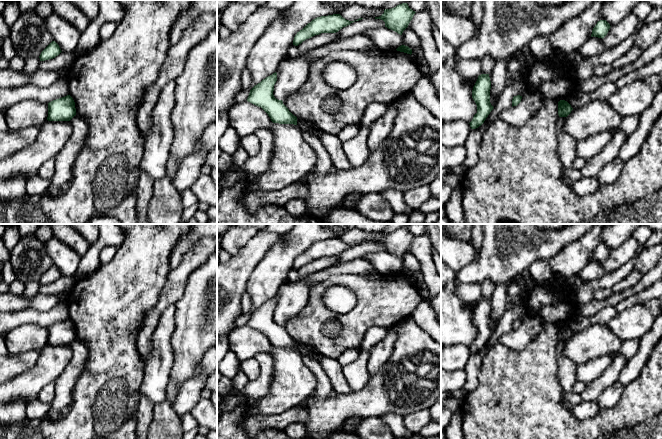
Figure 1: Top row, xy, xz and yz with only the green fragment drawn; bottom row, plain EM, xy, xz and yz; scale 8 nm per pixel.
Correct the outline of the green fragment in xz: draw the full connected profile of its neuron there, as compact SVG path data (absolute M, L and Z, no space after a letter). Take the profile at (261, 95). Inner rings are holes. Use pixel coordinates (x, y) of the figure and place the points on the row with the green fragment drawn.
M275 72L250 90L247 101L261 107L273 123L297 125L297 117L289 111L282 100L276 99L273 95L276 81Z

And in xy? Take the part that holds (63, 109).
M70 95L48 103L48 121L70 121L75 115L75 102Z

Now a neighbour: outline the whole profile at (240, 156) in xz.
M239 147L232 155L233 166L243 169L243 166L250 156L243 147Z

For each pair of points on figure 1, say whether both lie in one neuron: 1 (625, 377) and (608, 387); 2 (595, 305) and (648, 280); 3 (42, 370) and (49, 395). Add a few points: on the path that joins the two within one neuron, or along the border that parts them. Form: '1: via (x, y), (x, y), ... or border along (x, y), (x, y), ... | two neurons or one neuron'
1: border along (628, 360), (618, 377), (618, 382), (623, 387) | two neurons
2: via (608, 302), (635, 289) | one neuron
3: border along (53, 381), (42, 388), (37, 398) | two neurons

